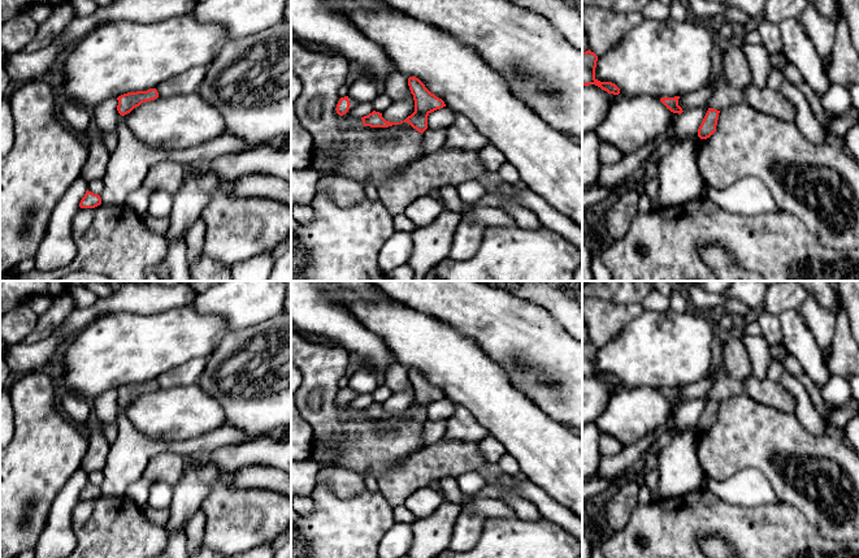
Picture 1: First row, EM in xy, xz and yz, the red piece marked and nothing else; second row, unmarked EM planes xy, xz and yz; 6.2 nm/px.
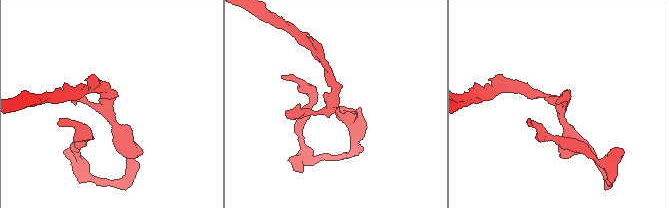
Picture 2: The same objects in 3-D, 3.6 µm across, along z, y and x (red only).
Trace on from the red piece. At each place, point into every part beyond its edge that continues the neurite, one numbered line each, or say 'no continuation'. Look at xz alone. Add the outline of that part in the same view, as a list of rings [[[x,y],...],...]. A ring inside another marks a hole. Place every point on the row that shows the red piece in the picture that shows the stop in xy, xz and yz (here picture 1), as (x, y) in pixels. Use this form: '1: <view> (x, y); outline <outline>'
no continuation

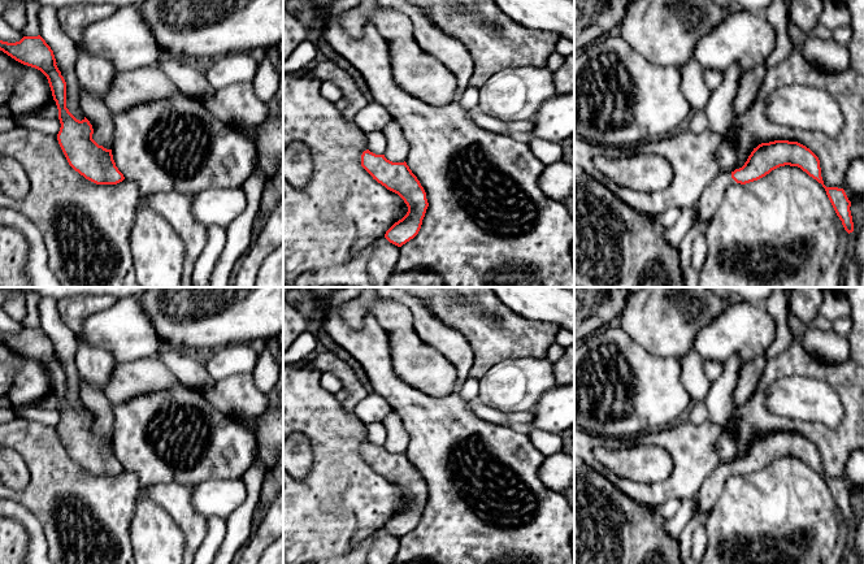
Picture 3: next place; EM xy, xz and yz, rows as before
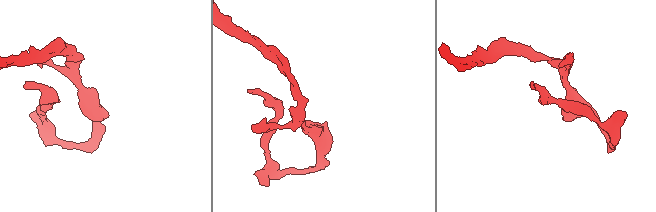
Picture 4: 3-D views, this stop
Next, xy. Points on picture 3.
no continuation

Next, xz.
no continuation

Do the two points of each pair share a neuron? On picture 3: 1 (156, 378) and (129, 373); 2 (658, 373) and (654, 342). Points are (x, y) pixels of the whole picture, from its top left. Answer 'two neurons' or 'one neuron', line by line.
1: one neuron
2: two neurons

